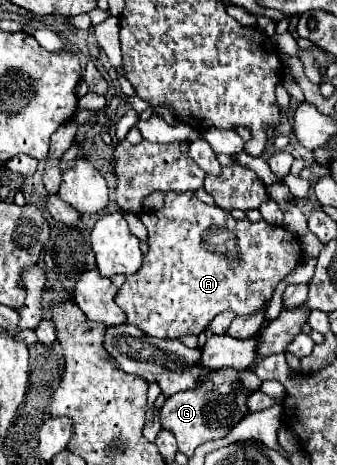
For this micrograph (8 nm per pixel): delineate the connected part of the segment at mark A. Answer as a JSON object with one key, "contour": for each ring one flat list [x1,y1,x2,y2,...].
{"contour":[[177,191,165,193,165,205,163,205,161,209,157,209,157,211,143,211,143,213,139,215,139,219,141,219,143,225,147,227,147,237,149,237,149,239,147,239,147,245,149,245,149,253,143,257,143,267,141,267,137,273,125,277,123,287,117,289,115,303,117,303,117,305,123,309,123,313,127,315,127,323,139,327,139,329,141,329,145,335,149,335,149,337,177,339,177,337,185,337,185,335,199,335,199,333,209,325,209,321,211,321,217,313,221,313,221,311,225,311,225,309,231,309,231,311,235,311,237,315,255,315,255,313,259,313,259,311,263,311,263,309,267,307,267,303,269,303,271,297,273,297,275,287,277,287,277,285,297,267,297,263,301,261,301,241,299,241,295,235,291,237,291,231,287,231,285,227,269,225,267,221,251,223,249,219,245,219,245,221,241,221,241,223,236,223,239,220,233,219,231,213,225,213,225,211,219,209,219,207,209,207,209,205,205,205,205,203,199,201,199,199,195,197,195,193,191,193,191,191,187,191,187,193,177,193]]}

